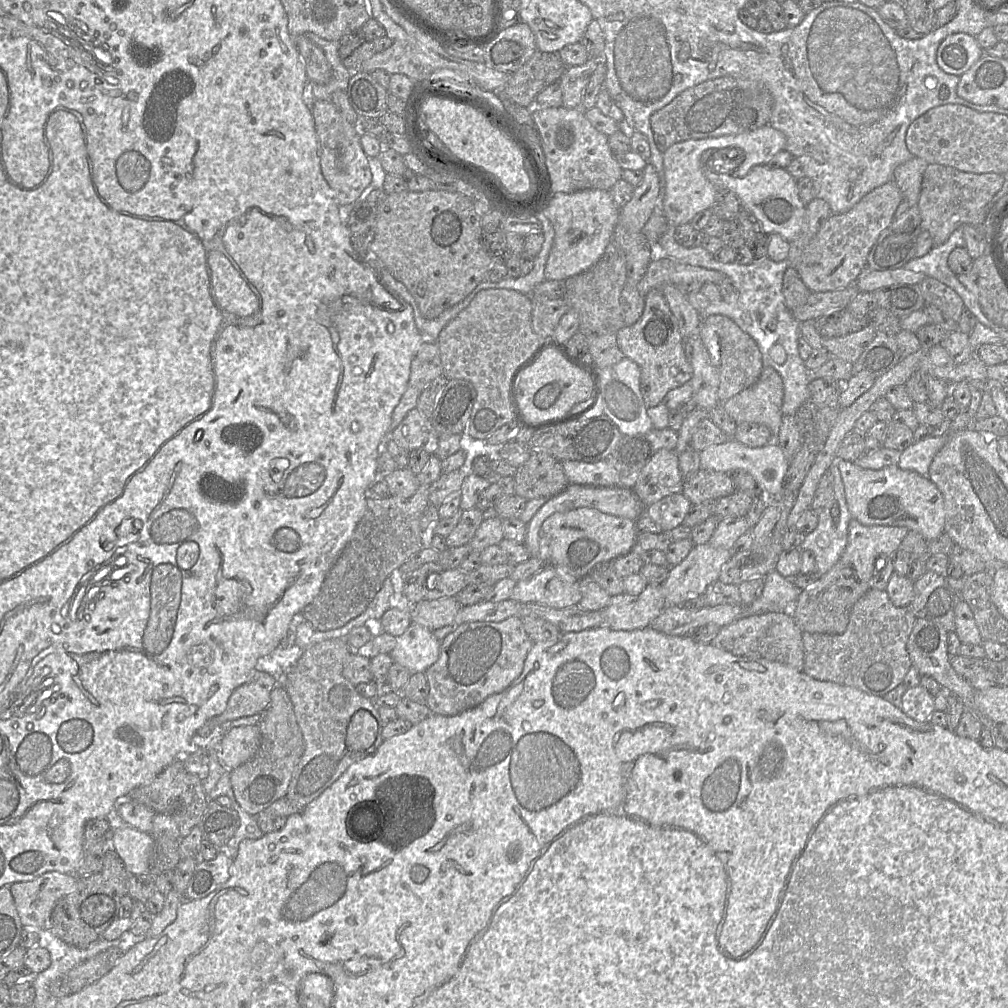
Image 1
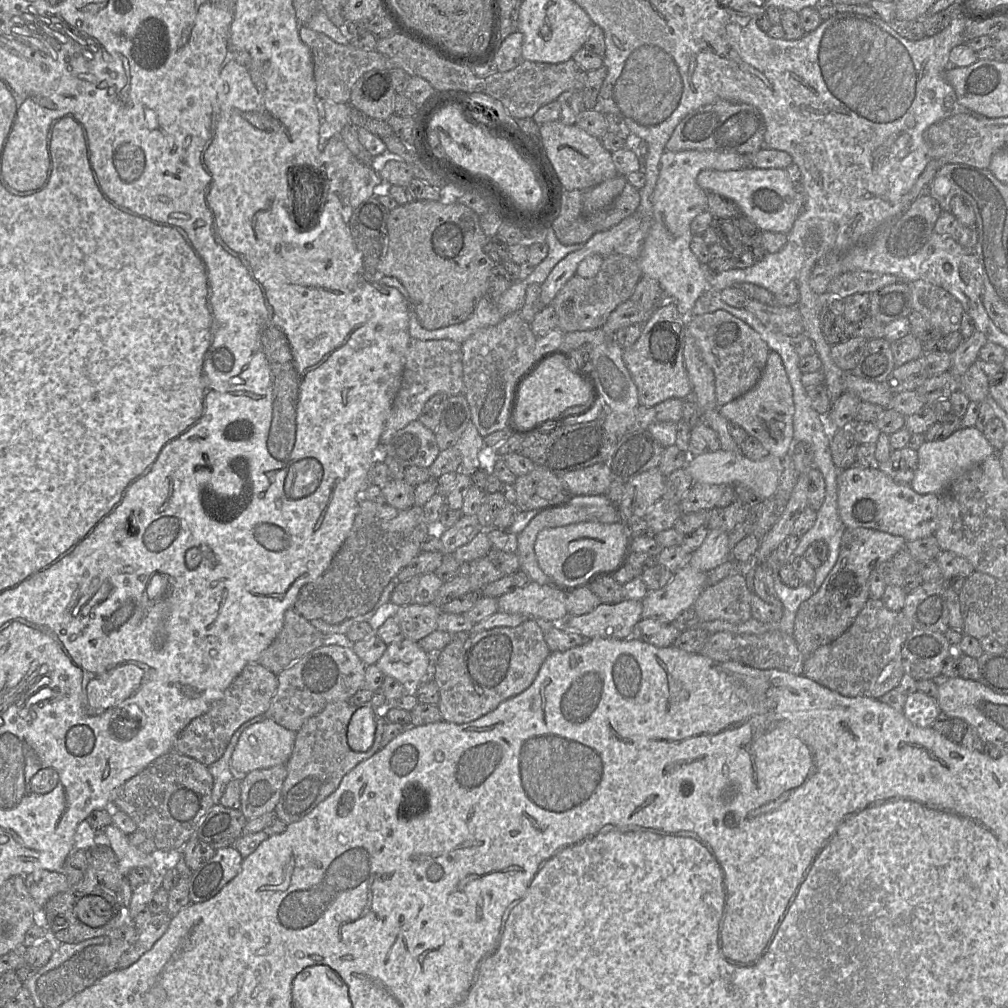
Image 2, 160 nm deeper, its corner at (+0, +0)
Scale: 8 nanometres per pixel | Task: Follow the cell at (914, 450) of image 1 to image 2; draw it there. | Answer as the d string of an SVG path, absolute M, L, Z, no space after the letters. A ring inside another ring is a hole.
M976 426L960 428L949 437L925 441L917 450L918 465L911 487L920 494L942 494L948 486L970 468L998 453Z

